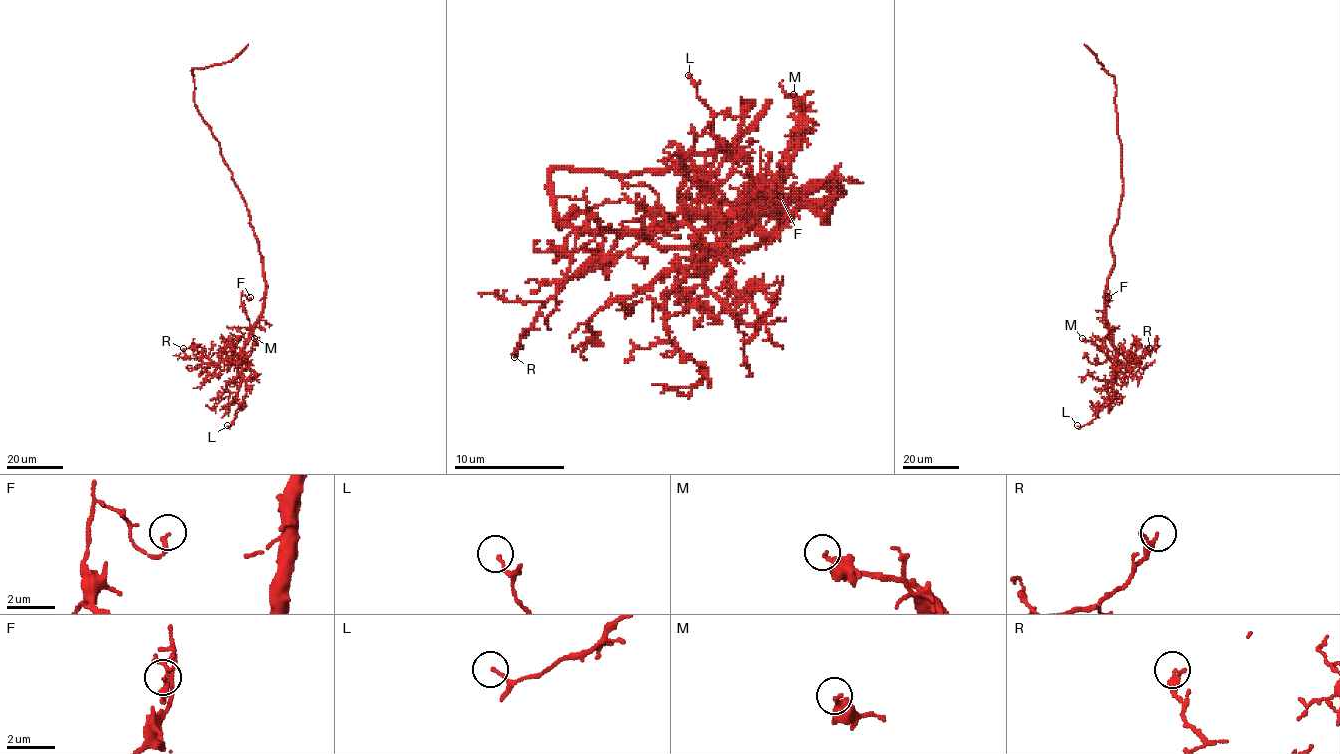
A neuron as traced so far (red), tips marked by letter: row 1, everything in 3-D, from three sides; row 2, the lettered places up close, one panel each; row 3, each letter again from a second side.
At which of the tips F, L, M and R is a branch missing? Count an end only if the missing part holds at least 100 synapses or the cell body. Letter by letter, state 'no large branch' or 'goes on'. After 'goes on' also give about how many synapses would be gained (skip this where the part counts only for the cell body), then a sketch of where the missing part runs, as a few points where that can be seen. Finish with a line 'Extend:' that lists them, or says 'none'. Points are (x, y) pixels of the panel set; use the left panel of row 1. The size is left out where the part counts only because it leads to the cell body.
F: no large branch
L: no large branch
M: no large branch
R: no large branch
Extend: none

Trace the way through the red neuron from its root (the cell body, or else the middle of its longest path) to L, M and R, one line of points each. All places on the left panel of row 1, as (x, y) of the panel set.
L: (250, 225), (262, 258), (265, 282), (264, 311), (240, 354), (246, 394), (236, 411), (233, 423), (227, 425)
M: (250, 225), (262, 258), (265, 291), (262, 317), (240, 354), (243, 362), (251, 354), (254, 338)
R: (250, 225), (258, 244), (265, 282), (262, 317), (240, 351), (214, 365), (188, 357), (183, 348)

